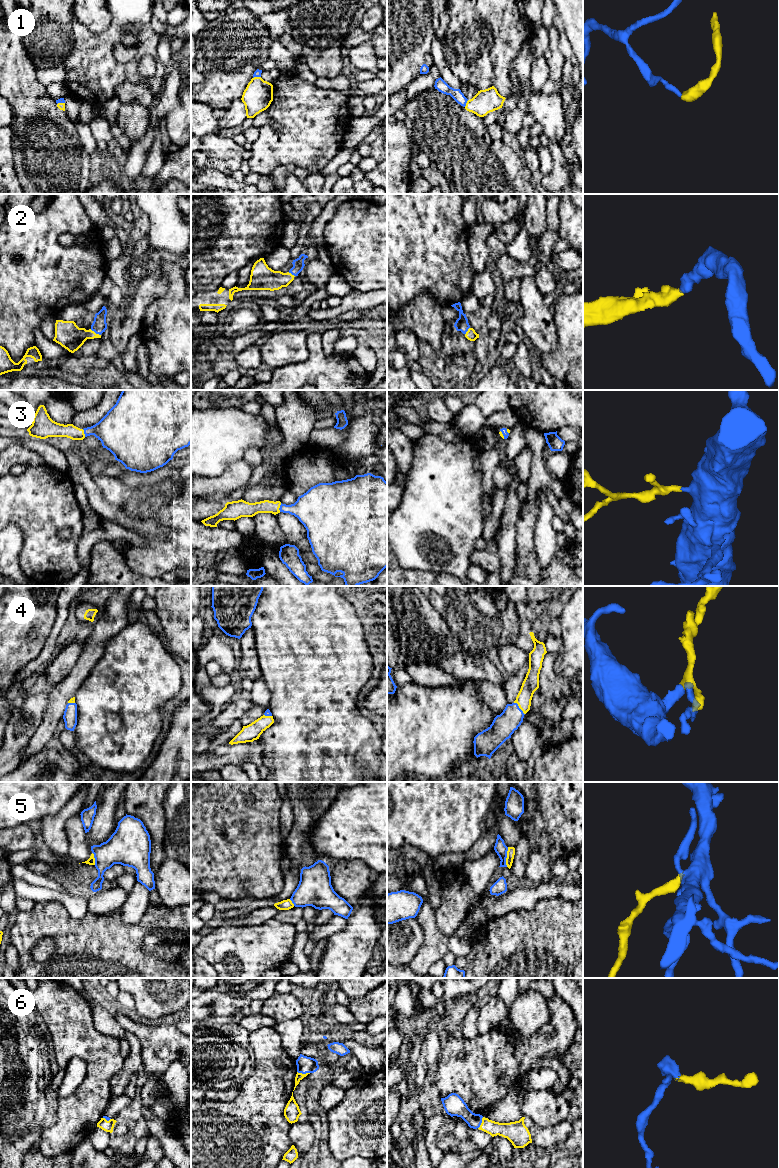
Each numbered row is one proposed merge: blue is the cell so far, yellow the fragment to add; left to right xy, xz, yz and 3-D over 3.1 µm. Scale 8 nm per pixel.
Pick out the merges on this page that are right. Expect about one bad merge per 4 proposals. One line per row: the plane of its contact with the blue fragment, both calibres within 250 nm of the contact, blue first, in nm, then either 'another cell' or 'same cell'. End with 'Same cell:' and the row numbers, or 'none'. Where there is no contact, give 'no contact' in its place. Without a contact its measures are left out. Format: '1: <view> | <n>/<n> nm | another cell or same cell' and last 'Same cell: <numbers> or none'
1: yz | 90/190 nm | same cell
2: xy | 120/200 nm | same cell
3: xz | 260/110 nm | same cell
4: yz | 190/130 nm | same cell
5: yz | 100/60 nm | another cell
6: xz | 130/60 nm | same cell
Same cell: 1, 2, 3, 4, 6

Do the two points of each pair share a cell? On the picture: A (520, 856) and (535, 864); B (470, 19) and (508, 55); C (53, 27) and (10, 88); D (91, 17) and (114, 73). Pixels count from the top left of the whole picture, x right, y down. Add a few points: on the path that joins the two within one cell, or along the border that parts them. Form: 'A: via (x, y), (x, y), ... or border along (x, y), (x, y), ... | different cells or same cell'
A: border along (527, 838), (529, 853), (524, 881) | different cells
B: border along (493, 33), (493, 45), (488, 55) | different cells
C: border along (22, 39), (27, 54), (37, 69) | different cells
D: border along (112, 15), (109, 25), (99, 34), (83, 25) | different cells

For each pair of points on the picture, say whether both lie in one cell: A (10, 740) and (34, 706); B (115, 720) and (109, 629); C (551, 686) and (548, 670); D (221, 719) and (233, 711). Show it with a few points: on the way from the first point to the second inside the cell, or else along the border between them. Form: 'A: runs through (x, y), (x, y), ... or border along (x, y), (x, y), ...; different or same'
A: runs through (21, 736), (35, 725), (35, 717); same
B: border along (129, 625), (107, 641), (103, 655), (99, 660); different
C: runs through (549, 682), (548, 674); same
D: runs through (224, 719), (230, 713); same

